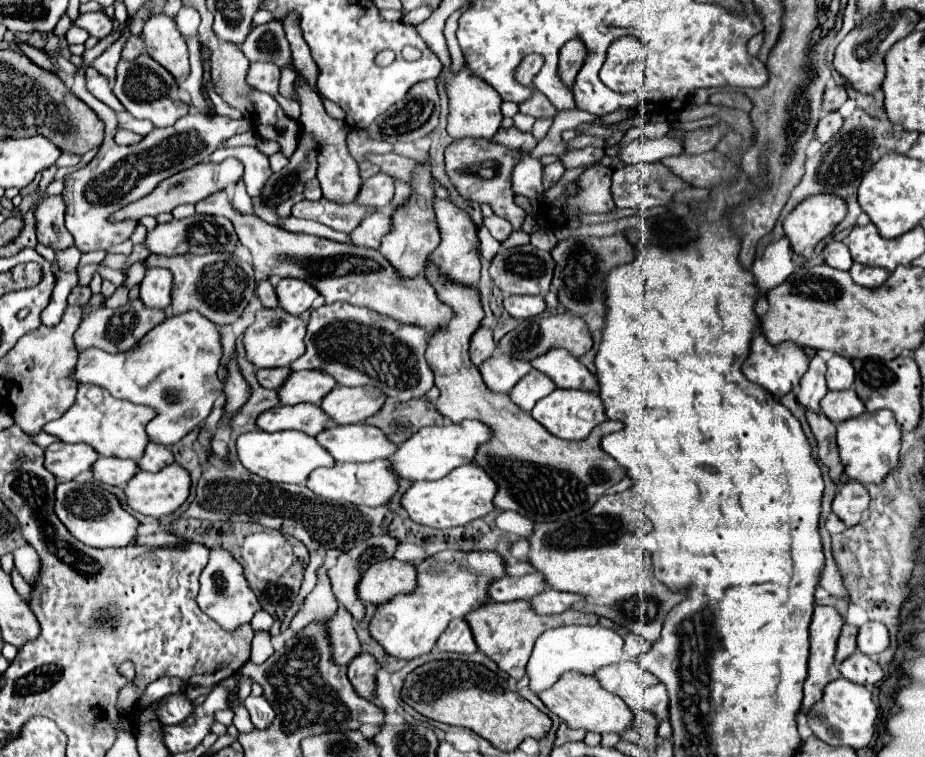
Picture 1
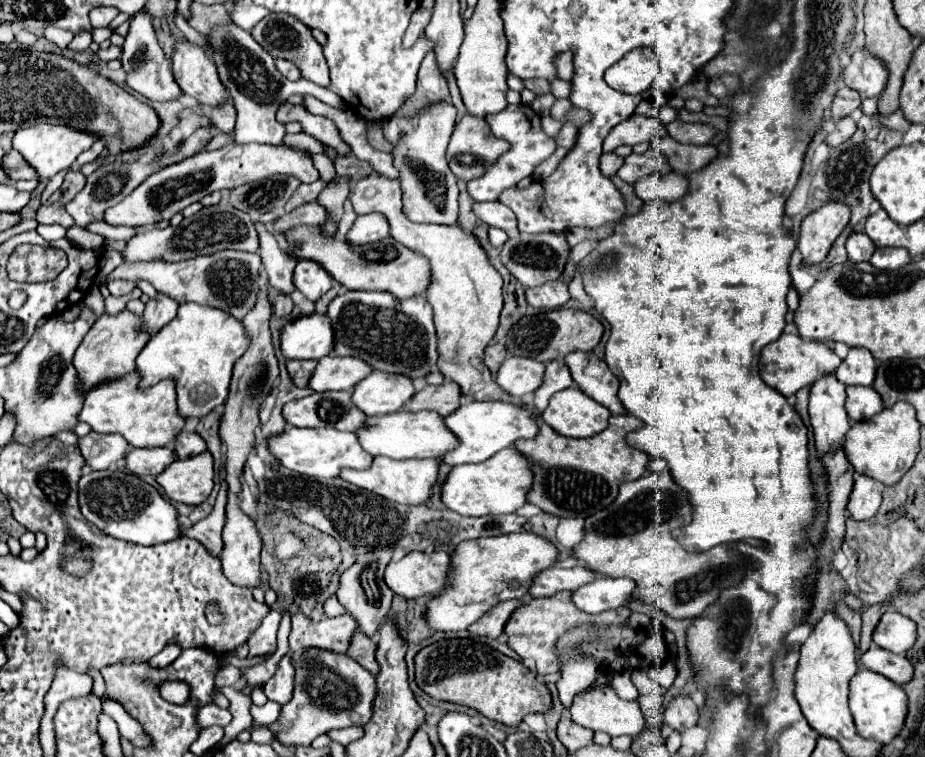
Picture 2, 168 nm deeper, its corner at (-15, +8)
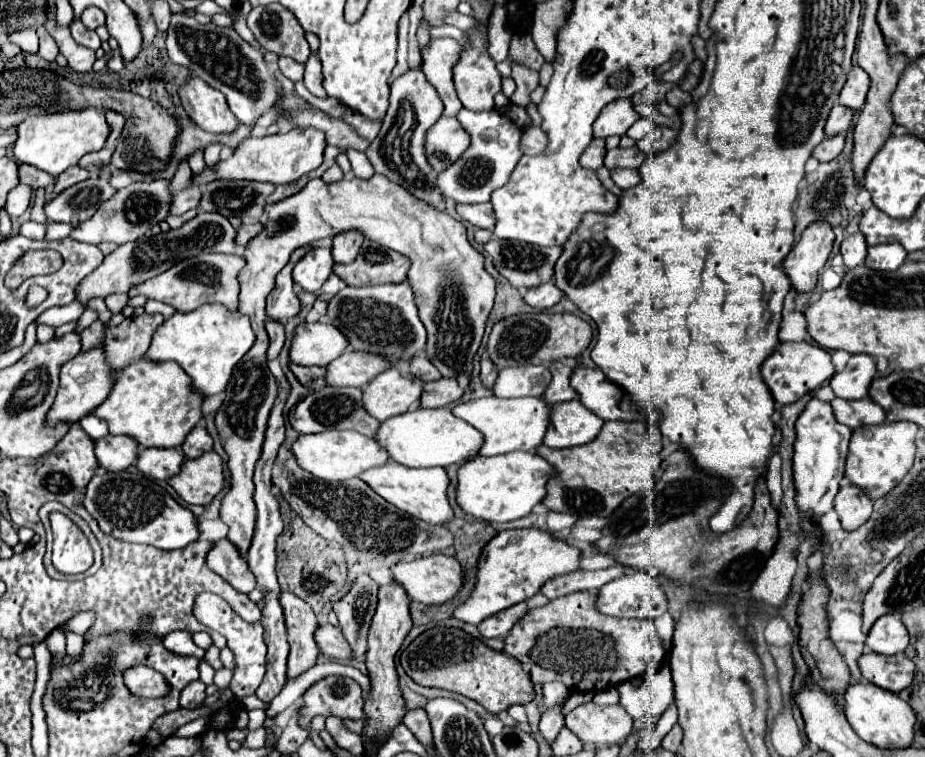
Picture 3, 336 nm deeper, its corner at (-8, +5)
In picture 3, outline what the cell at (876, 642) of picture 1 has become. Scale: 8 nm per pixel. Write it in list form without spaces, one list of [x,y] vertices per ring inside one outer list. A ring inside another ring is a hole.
[[[889,613],[889,615],[883,615],[881,619],[877,619],[877,623],[871,627],[865,643],[875,653],[897,655],[907,649],[909,633],[907,633],[905,625],[901,623],[901,617],[895,613]]]

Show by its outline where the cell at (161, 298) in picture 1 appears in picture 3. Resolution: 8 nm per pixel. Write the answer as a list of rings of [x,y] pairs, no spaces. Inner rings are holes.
[[[145,313],[133,319],[125,319],[117,327],[109,327],[105,335],[107,361],[113,369],[123,369],[131,359],[139,359],[149,349],[155,329],[163,323],[161,313]]]

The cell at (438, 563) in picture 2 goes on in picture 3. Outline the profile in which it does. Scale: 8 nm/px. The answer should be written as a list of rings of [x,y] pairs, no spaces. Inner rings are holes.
[[[435,553],[431,557],[419,557],[409,563],[397,563],[391,567],[393,581],[405,589],[411,601],[419,601],[425,605],[439,605],[449,601],[461,589],[461,565],[455,557],[447,557],[443,553]]]

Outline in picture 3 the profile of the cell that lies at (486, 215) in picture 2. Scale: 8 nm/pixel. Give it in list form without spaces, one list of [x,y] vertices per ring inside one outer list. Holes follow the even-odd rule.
[[[475,203],[475,205],[457,205],[457,213],[461,219],[469,221],[477,229],[493,229],[495,215],[491,203]]]

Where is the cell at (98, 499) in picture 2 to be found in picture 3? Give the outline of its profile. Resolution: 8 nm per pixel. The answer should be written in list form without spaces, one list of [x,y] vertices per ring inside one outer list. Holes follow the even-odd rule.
[[[139,473],[95,475],[87,485],[83,507],[93,515],[101,531],[121,541],[153,545],[157,549],[181,549],[199,537],[193,513],[181,507],[161,485]]]

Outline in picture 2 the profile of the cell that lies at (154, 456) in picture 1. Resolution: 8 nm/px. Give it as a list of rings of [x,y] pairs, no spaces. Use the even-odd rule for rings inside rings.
[[[180,432],[180,436],[176,438],[176,444],[174,444],[174,450],[176,450],[178,458],[190,458],[190,456],[202,454],[206,450],[206,442],[196,432]]]

